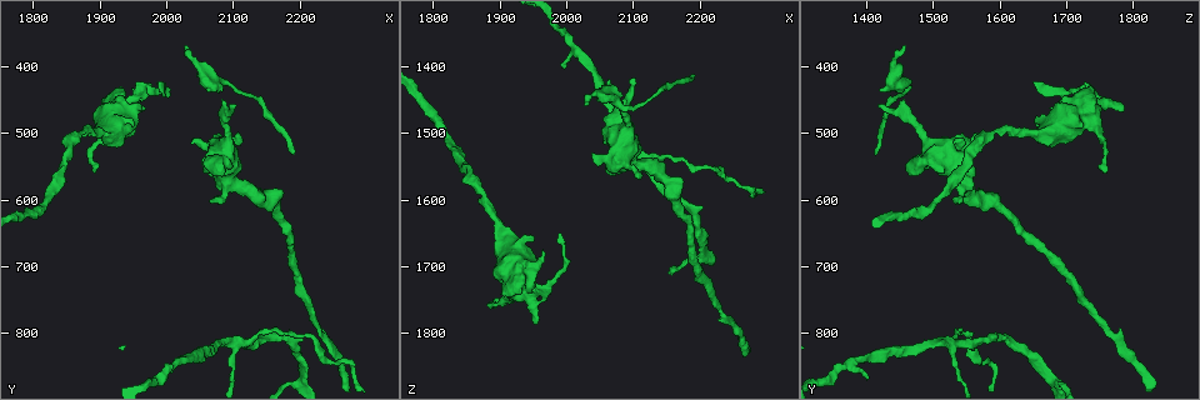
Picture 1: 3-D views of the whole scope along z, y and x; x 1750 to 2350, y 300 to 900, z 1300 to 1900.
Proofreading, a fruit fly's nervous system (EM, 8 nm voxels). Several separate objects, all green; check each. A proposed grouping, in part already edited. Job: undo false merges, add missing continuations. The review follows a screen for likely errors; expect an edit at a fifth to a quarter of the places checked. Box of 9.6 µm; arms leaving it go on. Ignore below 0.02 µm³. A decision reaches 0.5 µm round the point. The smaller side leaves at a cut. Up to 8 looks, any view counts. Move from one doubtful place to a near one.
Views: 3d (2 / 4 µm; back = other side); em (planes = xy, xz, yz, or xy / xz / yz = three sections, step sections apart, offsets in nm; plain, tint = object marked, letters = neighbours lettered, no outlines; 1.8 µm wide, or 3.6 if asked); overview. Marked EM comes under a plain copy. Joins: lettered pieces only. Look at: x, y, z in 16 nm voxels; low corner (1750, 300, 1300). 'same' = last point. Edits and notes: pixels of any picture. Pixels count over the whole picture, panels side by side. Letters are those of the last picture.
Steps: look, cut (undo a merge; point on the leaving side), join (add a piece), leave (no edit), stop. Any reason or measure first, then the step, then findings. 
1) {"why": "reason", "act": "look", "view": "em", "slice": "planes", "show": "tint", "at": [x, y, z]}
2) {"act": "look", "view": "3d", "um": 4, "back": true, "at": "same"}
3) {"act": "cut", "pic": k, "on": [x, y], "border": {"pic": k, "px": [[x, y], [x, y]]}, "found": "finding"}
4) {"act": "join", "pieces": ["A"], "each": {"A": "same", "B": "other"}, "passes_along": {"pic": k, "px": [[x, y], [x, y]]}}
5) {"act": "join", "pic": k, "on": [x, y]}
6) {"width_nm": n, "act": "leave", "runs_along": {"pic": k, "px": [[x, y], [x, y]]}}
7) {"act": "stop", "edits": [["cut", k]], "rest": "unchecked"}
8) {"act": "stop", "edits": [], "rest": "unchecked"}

{"act": "look", "view": "em", "slice": "planes", "show": "tint", "at": [2085, 425, 1460]}

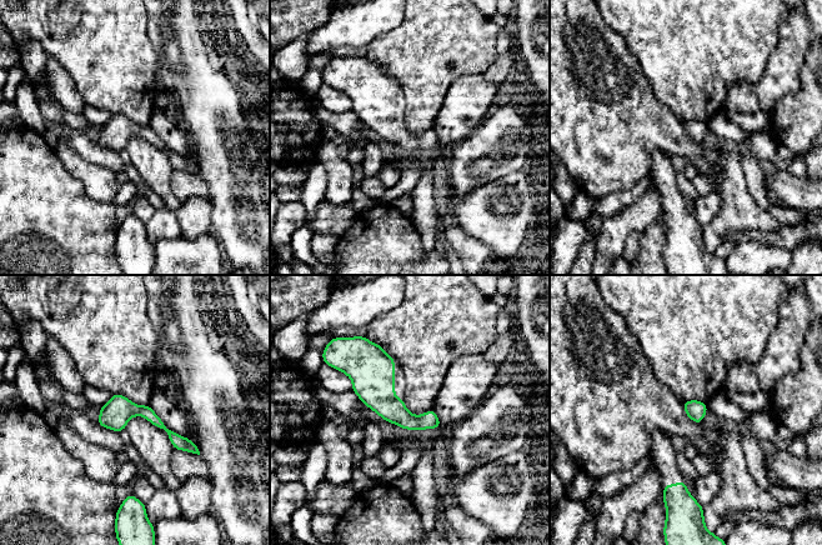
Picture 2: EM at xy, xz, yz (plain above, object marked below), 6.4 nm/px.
{"act": "look", "view": "em", "slice": "planes", "show": "letters", "at": "same"}

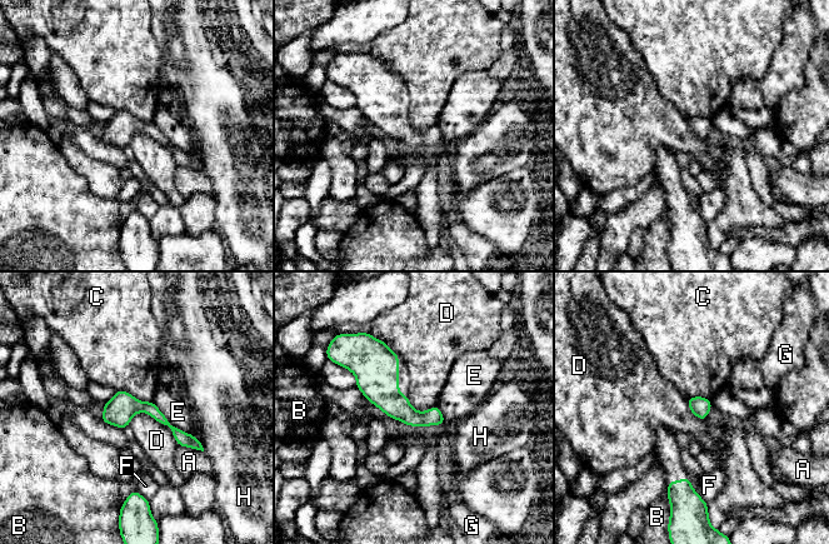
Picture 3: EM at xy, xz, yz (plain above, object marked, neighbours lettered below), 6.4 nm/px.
{"width_nm": 130, "longest_contact_nm": ["E", 360], "act": "leave", "each": {"A": "other", "B": "other", "C": "other", "D": "other", "E": "other", "F": "other", "G": "other", "H": "other"}, "found": "all the same neuron"}

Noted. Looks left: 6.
{"why": "stops while still wide", "act": "look", "view": "3d", "um": 4, "at": [1930, 430, 1735]}

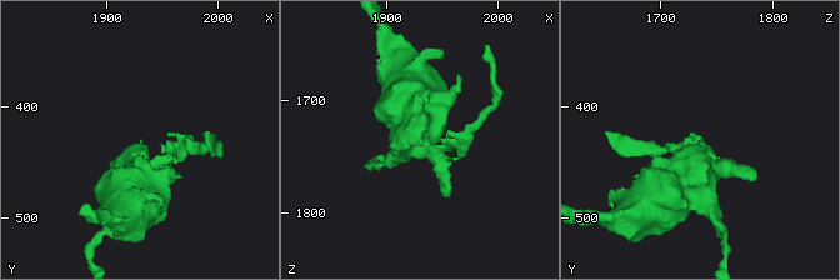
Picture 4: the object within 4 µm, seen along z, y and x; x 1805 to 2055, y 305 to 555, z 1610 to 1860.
{"act": "look", "view": "em", "um": 3.6, "slice": "planes", "show": "letters", "at": [1930, 432, 1736]}

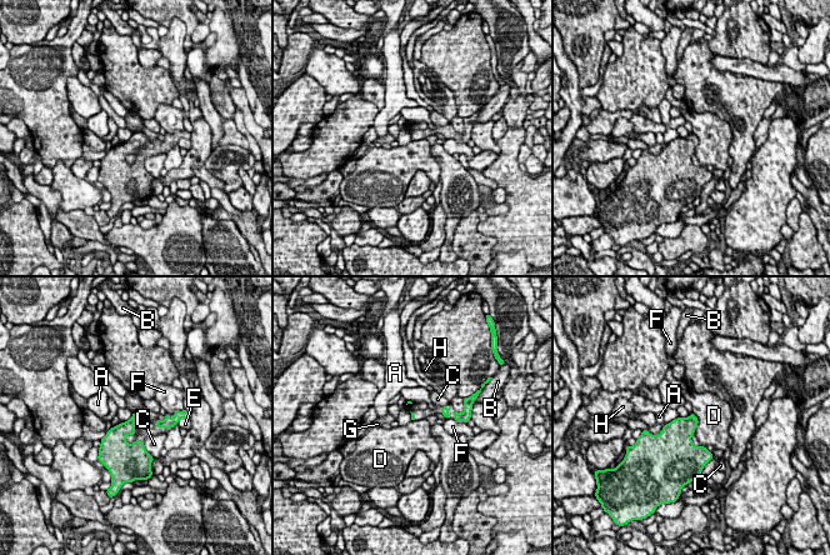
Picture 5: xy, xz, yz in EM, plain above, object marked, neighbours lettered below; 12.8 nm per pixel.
{"act": "leave", "each": {"A": "other", "B": "other", "C": "other", "D": "other", "E": "other", "F": "other", "G": "other", "H": "other"}, "border": {"pic": 5, "px": [[693, 413], [698, 420], [694, 433]]}, "found": "none of them fits"}

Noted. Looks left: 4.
{"why": "calibre changes", "act": "look", "view": "em", "slice": "planes", "show": "letters", "at": [1900, 495, 1635]}

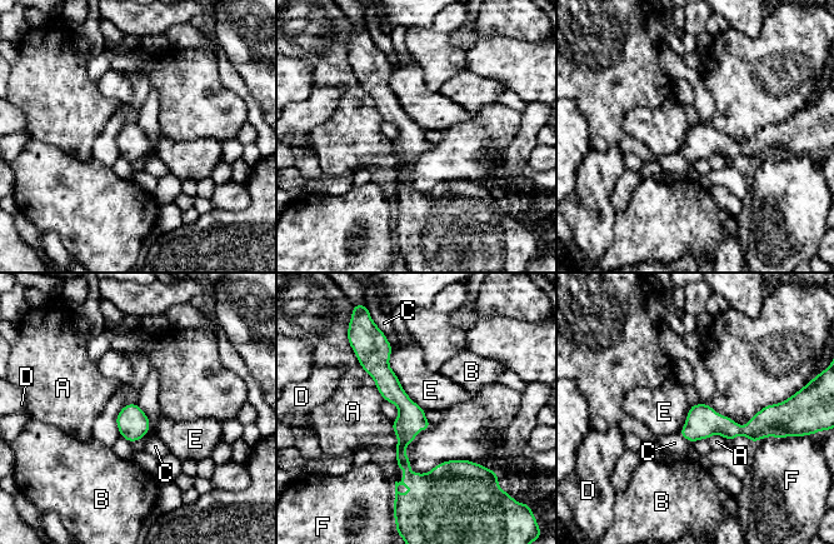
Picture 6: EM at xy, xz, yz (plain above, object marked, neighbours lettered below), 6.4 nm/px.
{"act": "leave", "each": {"A": "other", "B": "other", "C": "other", "D": "other", "E": "other", "F": "other"}, "border": {"pic": 6, "px": [[391, 348], [390, 369], [424, 410]]}, "found": "continuous, no second neuron"}

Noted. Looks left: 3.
{"act": "stop", "edits": [], "rest": "unchecked"}

